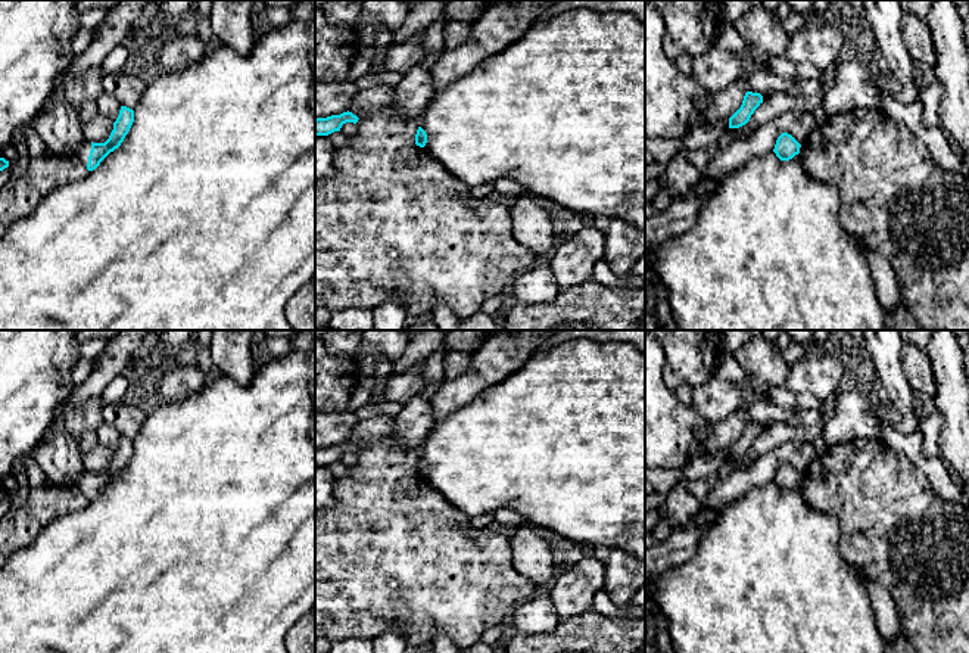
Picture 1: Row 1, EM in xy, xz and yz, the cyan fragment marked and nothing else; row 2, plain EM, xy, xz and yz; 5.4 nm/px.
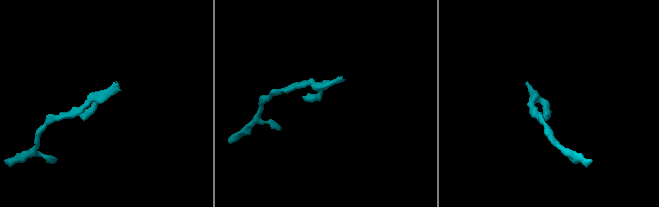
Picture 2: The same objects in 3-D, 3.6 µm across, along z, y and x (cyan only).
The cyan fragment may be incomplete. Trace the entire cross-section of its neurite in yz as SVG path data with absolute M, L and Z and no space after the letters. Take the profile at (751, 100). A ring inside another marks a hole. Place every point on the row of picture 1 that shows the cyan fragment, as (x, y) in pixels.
M747 91L741 108L729 118L729 128L739 128L745 125L754 111L763 103L760 93Z

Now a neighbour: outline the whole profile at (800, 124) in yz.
M788 111L760 125L751 136L739 139L722 149L702 172L707 178L722 178L742 167L748 159L766 155L775 149L782 133L791 134L800 144L806 143L817 127L808 111Z

